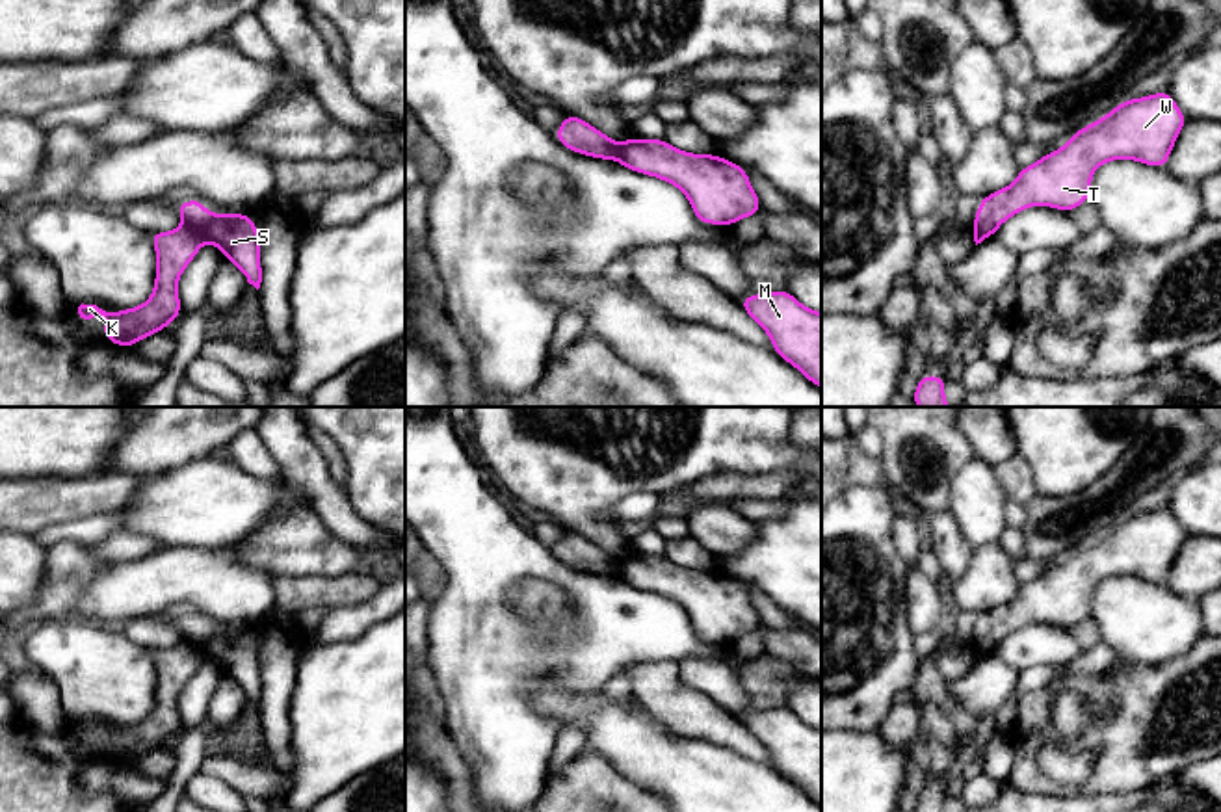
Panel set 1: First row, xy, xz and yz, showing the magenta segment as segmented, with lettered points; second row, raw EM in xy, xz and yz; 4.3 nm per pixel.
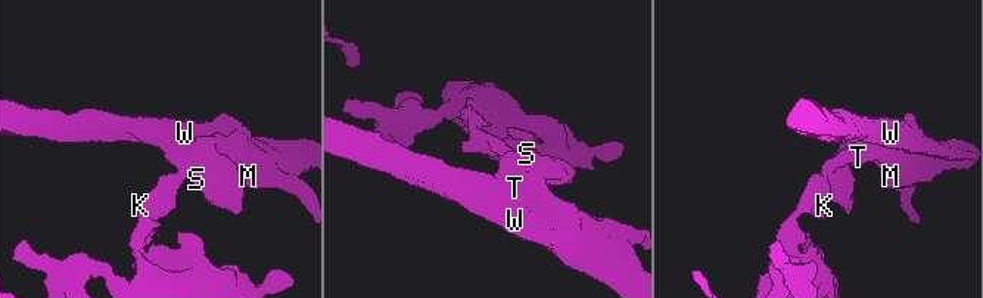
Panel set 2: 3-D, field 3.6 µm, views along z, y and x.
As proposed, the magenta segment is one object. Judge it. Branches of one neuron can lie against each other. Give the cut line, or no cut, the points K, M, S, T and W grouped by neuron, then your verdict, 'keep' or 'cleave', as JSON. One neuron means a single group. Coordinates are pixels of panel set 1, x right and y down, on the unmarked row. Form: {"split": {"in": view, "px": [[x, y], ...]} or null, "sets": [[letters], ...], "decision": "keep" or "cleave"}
{"split": {"in": "xy", "px": [[188, 638], [207, 656]]}, "sets": [["K"], ["M", "S", "T", "W"]], "decision": "cleave"}

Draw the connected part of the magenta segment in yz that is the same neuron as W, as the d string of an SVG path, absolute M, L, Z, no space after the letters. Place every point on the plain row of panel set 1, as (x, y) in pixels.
M1169 507L1126 515L1070 550L1065 563L1020 585L1013 600L981 615L974 652L992 654L1005 635L1039 621L1072 628L1089 615L1093 589L1104 578L1136 576L1165 583L1186 537Z

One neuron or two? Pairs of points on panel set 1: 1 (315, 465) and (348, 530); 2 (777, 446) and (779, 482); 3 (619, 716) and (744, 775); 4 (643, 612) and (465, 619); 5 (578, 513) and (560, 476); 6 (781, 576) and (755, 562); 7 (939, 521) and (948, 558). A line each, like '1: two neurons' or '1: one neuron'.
1: one neuron
2: two neurons
3: one neuron
4: one neuron
5: one neuron
6: one neuron
7: one neuron

